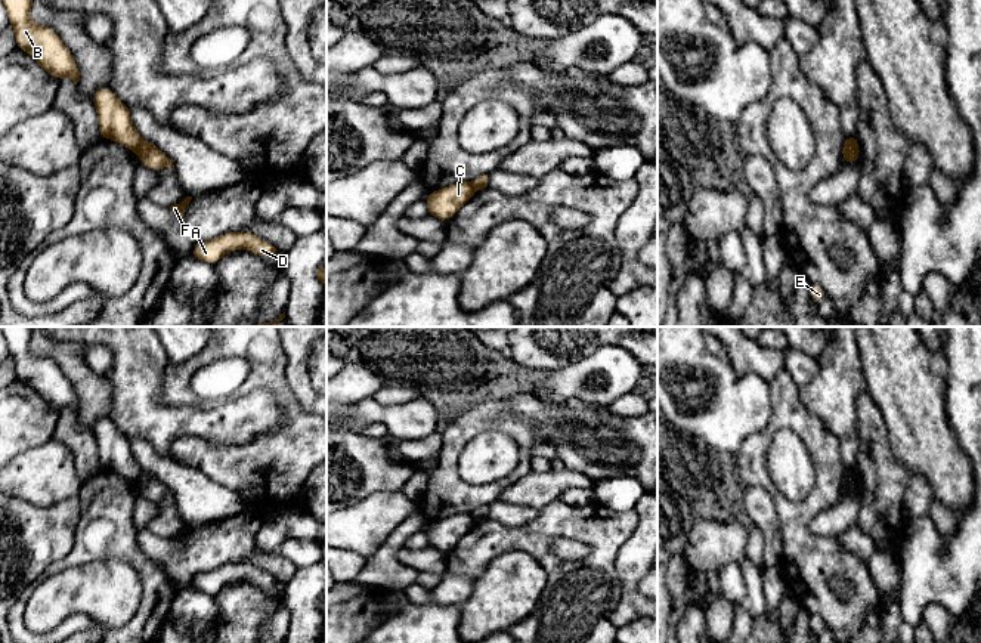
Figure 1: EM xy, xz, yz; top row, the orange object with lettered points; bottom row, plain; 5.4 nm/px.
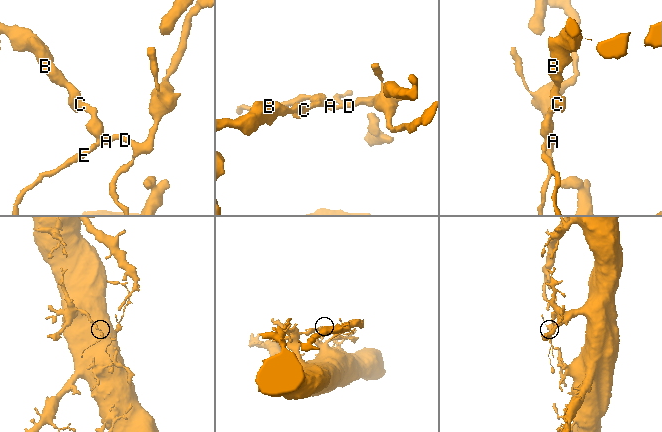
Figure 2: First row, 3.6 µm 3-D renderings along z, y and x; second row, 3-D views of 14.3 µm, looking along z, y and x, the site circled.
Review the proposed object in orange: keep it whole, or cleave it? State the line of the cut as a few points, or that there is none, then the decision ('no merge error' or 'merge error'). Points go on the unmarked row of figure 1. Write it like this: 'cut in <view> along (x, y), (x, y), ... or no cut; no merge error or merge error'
cut in xy along (144, 472), (138, 484); merge error

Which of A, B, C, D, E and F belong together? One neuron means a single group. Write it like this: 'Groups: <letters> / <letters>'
Groups: A D E F / B C

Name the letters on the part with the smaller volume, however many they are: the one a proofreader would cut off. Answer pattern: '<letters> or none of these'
A, D, E, F

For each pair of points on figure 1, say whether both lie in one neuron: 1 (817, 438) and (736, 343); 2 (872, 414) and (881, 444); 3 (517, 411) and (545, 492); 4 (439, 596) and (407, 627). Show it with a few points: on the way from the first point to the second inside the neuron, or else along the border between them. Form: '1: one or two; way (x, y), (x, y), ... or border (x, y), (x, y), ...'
1: two; border (785, 367), (770, 383)
2: one; way (872, 422), (873, 436)
3: two; border (531, 469), (503, 491)
4: two; border (432, 602), (458, 606)

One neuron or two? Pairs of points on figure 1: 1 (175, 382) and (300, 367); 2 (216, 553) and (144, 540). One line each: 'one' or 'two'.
1: two
2: one

